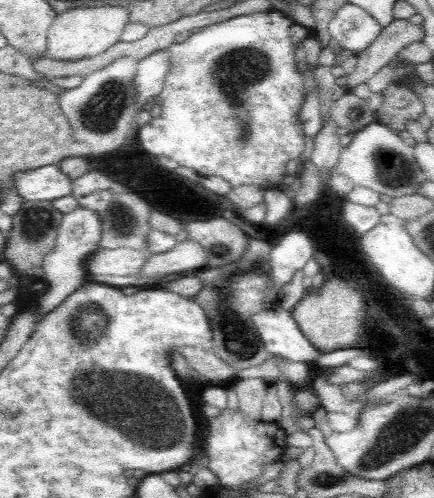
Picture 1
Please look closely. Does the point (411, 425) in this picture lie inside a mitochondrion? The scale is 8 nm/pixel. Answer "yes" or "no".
yes

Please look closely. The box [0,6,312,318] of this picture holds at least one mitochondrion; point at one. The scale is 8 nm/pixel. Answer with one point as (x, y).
(238, 69)

